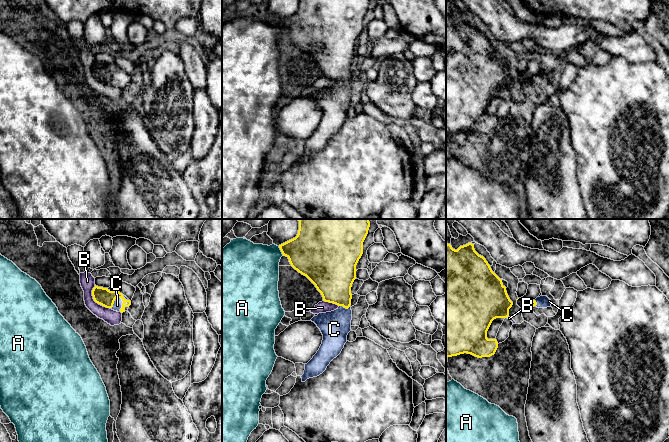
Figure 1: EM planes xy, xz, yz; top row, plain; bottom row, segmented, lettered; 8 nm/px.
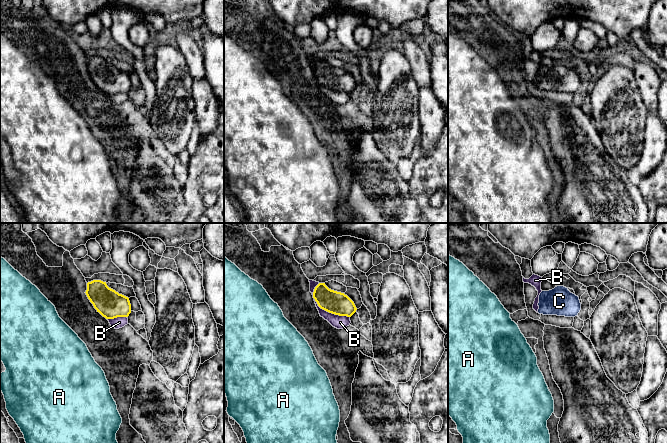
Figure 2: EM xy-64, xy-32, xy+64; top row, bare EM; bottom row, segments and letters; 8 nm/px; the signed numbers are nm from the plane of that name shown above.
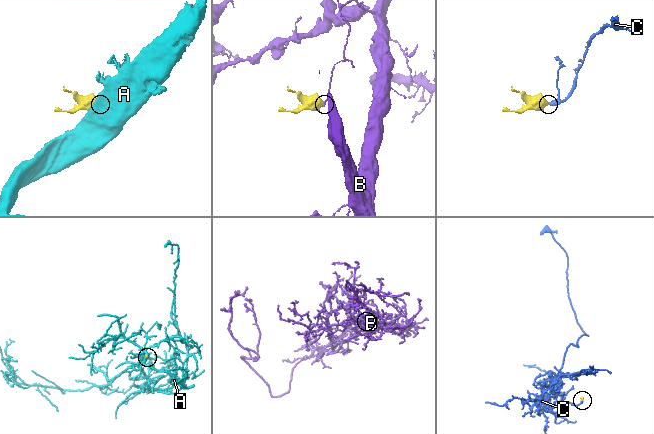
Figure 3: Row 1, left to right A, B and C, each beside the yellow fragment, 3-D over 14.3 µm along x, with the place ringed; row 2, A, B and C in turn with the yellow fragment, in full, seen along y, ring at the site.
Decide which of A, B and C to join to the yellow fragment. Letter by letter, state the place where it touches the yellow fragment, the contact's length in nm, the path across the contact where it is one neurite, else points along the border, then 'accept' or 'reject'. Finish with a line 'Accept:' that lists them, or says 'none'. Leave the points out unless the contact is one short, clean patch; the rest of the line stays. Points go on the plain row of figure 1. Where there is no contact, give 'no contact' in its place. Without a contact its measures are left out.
A: contact xz (281, 27); length 90 nm; reject
B: contact xy (92, 71); length 160 nm; reject
C: contact xy (114, 76); length 130 nm; way xy (103, 72), (114, 76), (117, 81); accept
Accept: C

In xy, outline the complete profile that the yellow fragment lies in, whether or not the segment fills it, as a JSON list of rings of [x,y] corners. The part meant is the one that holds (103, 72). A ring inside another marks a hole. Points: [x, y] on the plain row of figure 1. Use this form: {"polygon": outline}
{"polygon": [[[95,61],[92,72],[99,81],[121,89],[127,87],[131,81],[131,77],[115,63],[103,64]]]}

